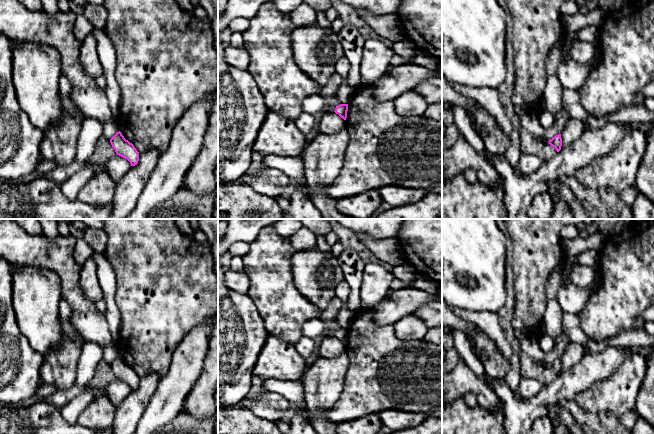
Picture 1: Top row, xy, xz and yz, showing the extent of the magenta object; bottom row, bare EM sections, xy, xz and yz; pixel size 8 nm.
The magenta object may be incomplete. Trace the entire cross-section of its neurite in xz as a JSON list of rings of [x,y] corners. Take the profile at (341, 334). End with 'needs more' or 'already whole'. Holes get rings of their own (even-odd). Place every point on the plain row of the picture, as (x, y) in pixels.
[[[340,328],[339,330],[336,330],[336,333],[334,336],[338,338],[341,342],[346,344],[347,335],[348,335],[348,328]]]; already whole

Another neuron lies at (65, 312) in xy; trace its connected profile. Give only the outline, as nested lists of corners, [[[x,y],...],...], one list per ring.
[[[61,298],[59,302],[59,320],[62,331],[69,337],[74,336],[74,327],[70,322],[71,314],[72,311],[69,304]]]

